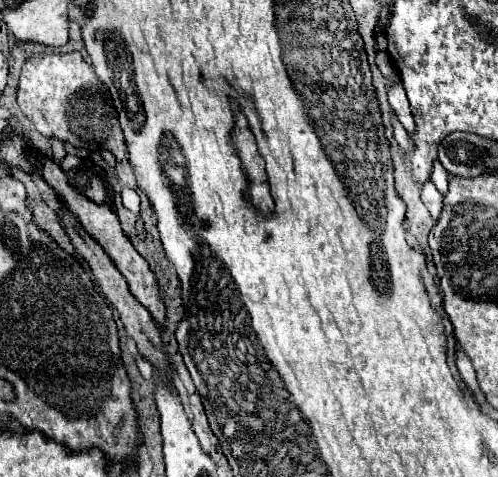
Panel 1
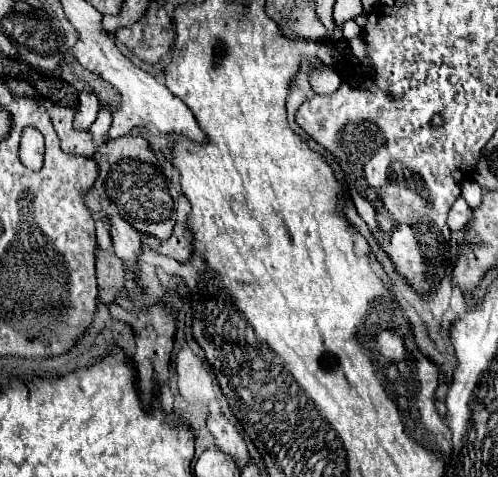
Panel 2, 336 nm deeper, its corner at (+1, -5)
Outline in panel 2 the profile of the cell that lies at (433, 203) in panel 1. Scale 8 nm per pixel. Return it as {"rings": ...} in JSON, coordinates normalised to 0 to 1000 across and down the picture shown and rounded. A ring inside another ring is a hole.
{"rings":[[[922,415],[918,428],[906,436],[906,449],[902,449],[898,470],[902,470],[902,478],[906,478],[910,486],[926,486],[926,482],[934,482],[934,474],[946,465],[946,461],[942,461],[946,453],[950,453],[950,440],[938,432],[938,423],[934,423],[930,415]]]}

